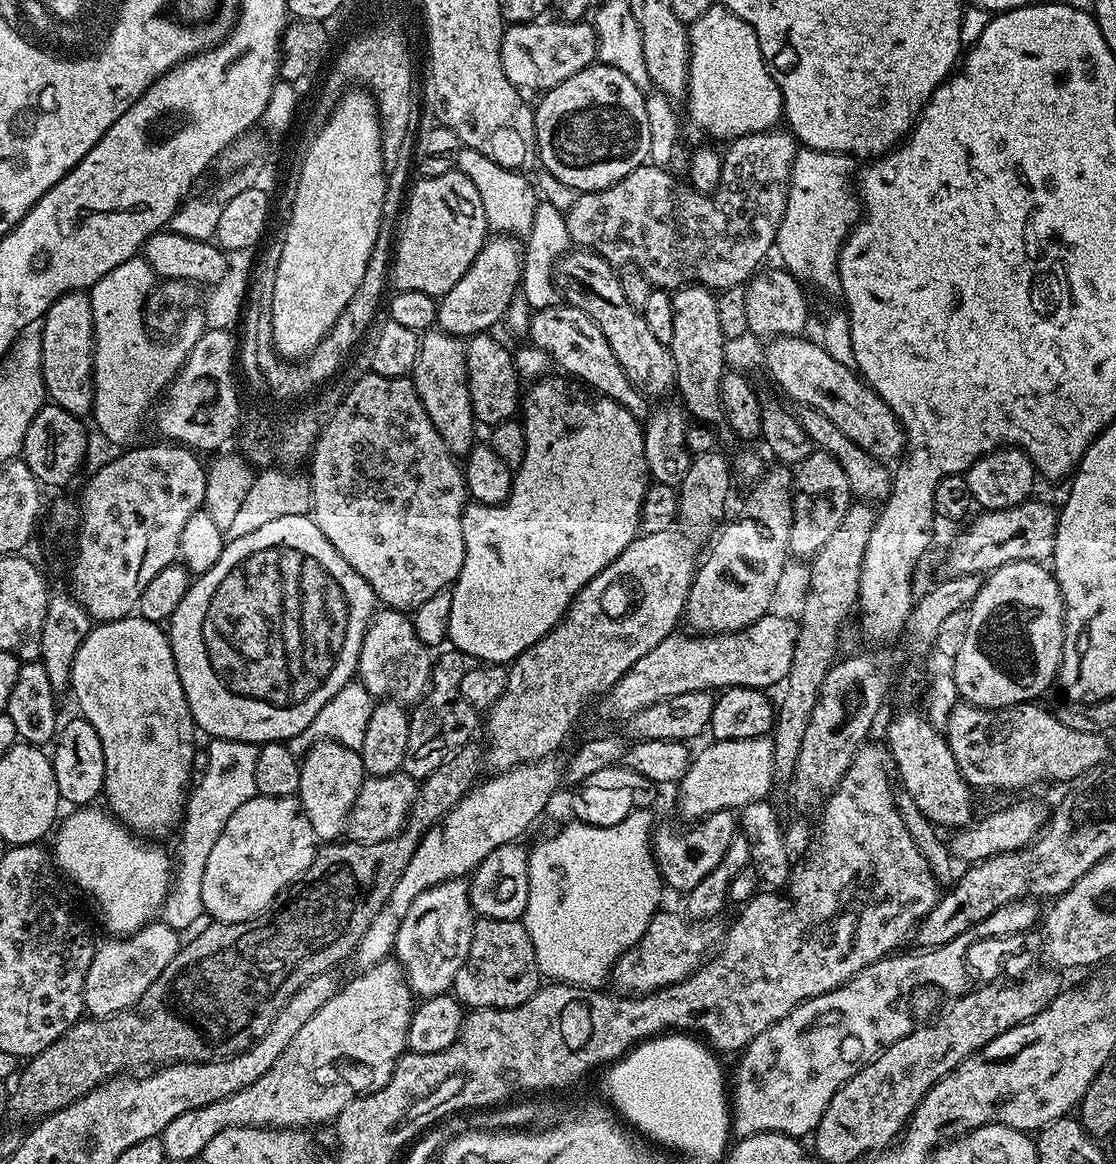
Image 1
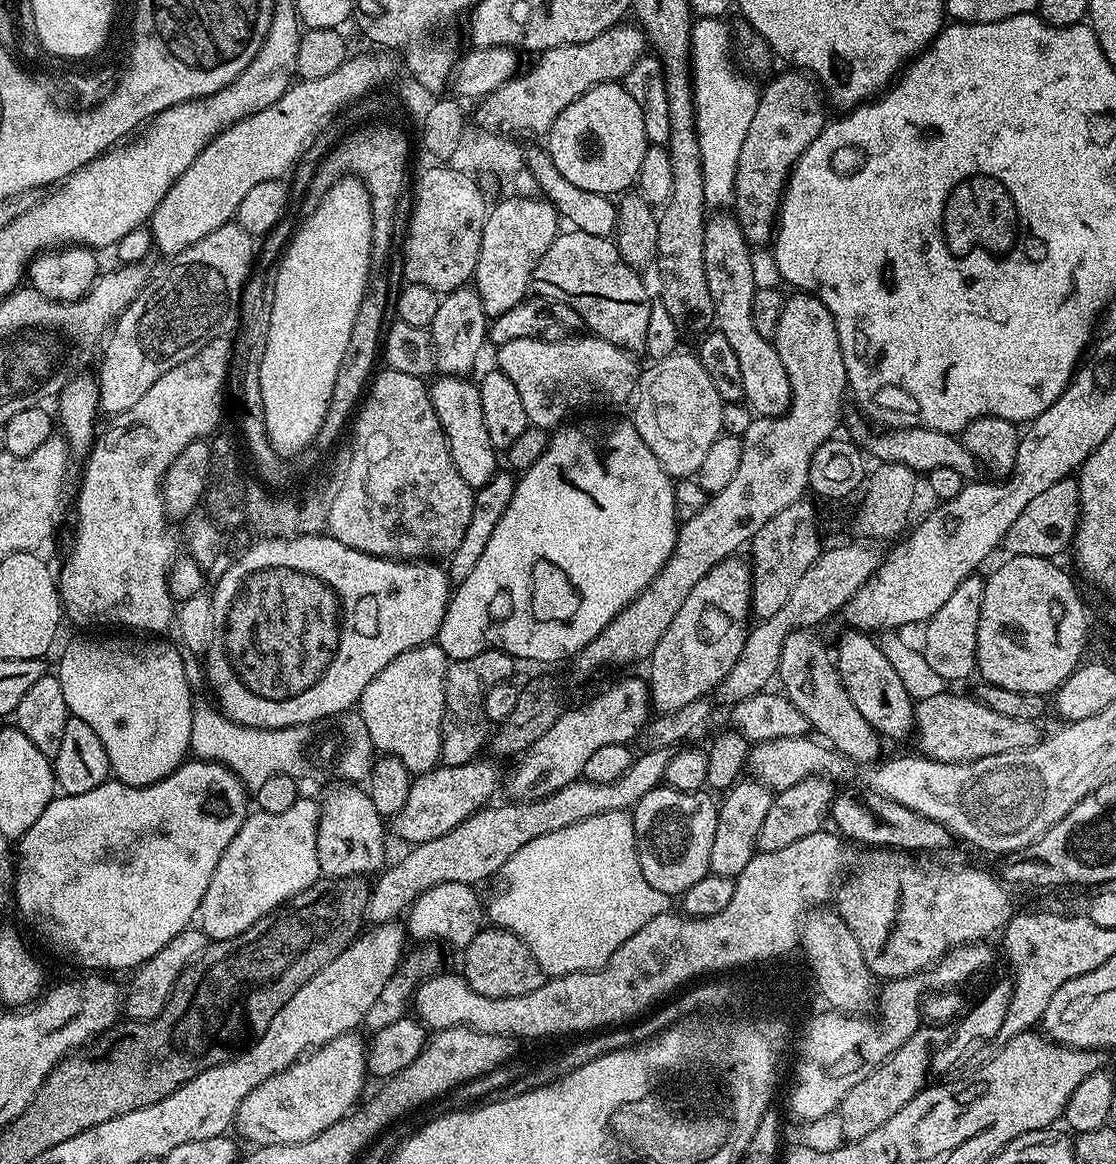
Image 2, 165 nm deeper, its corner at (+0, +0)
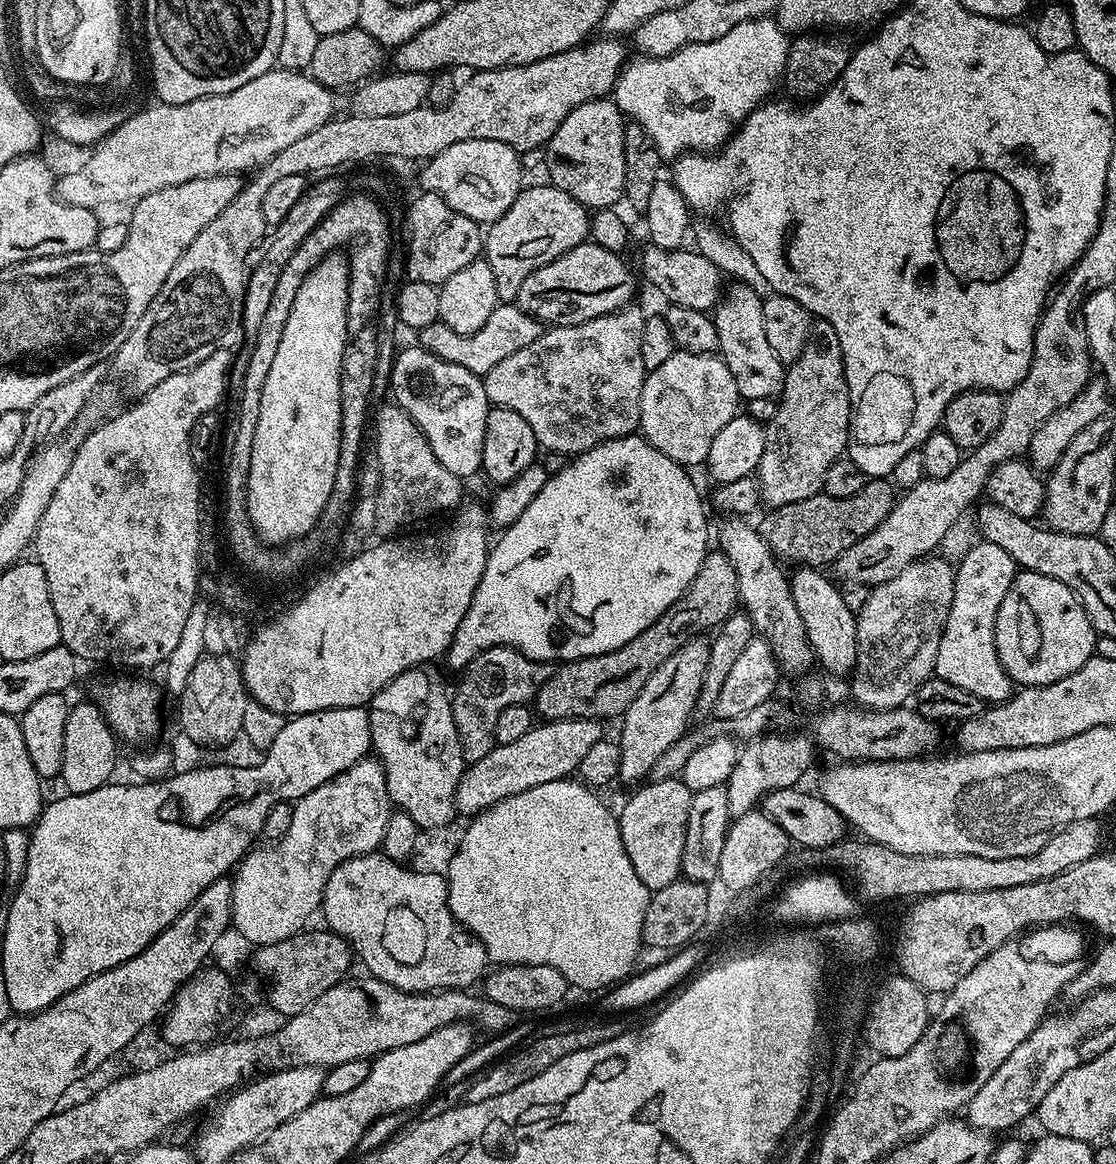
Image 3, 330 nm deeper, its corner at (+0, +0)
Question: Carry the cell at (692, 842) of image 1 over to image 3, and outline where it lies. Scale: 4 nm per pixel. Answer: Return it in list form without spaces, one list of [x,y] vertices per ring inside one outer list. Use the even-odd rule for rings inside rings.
[[[679,778],[644,782],[636,790],[625,802],[624,809],[618,812],[622,846],[626,846],[634,874],[638,874],[649,893],[653,893],[681,879],[680,867],[686,850],[686,824],[690,818],[693,793]]]

